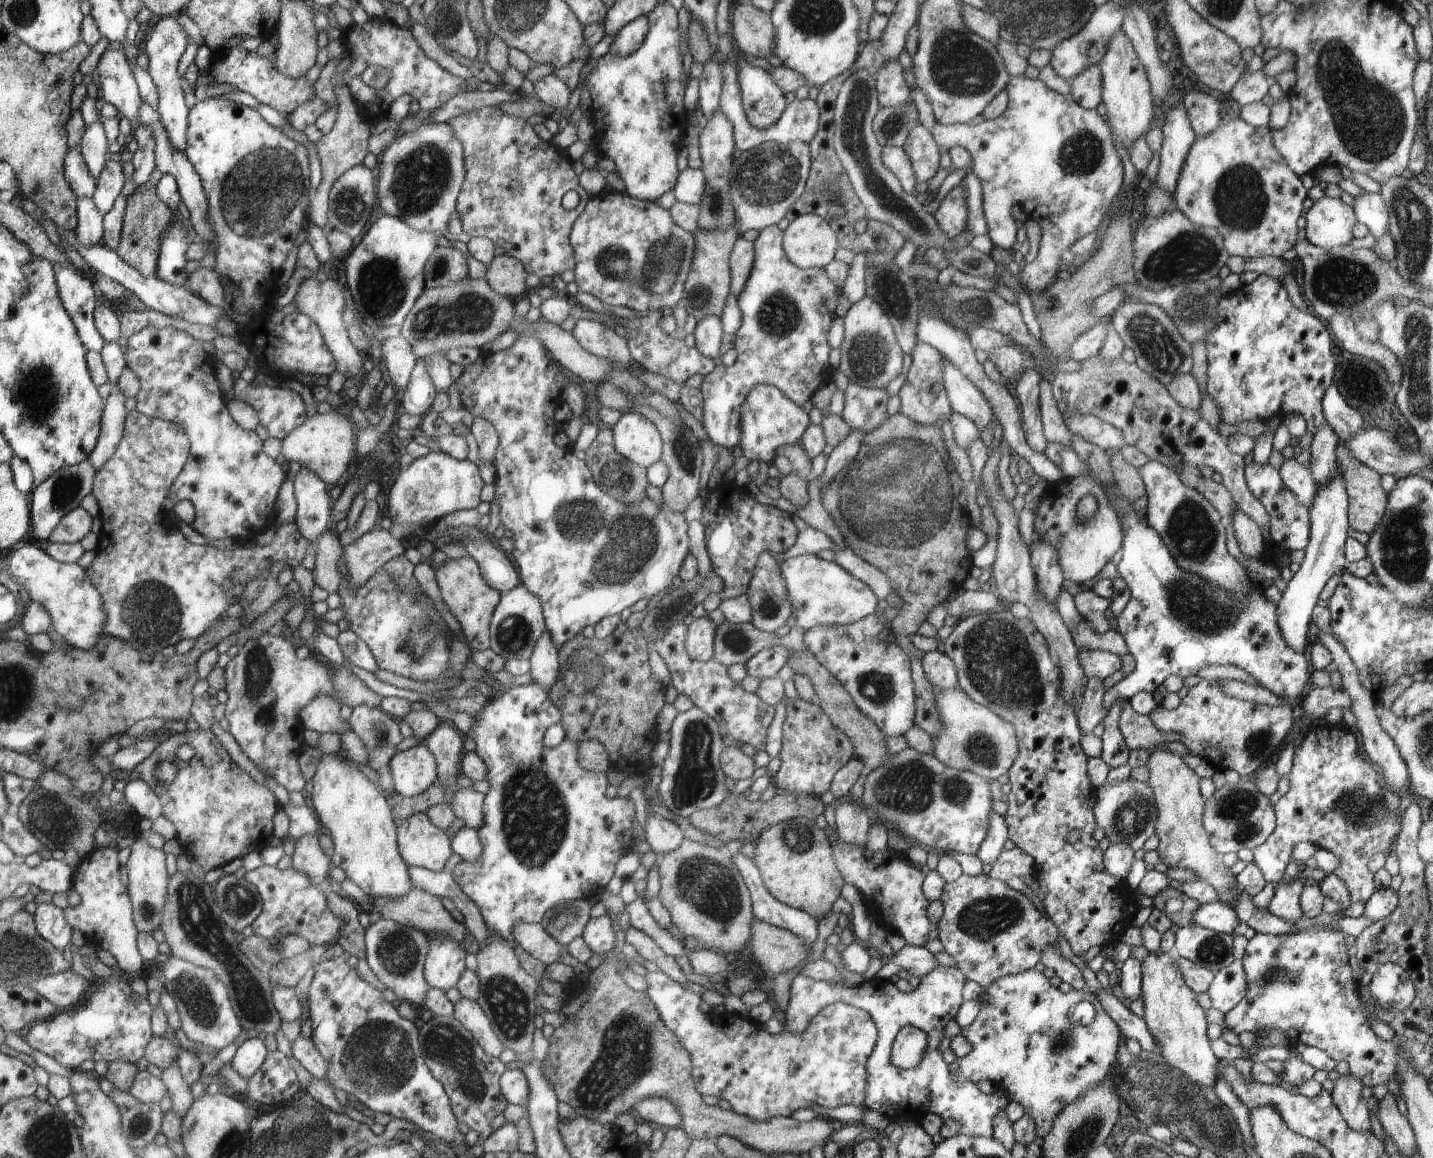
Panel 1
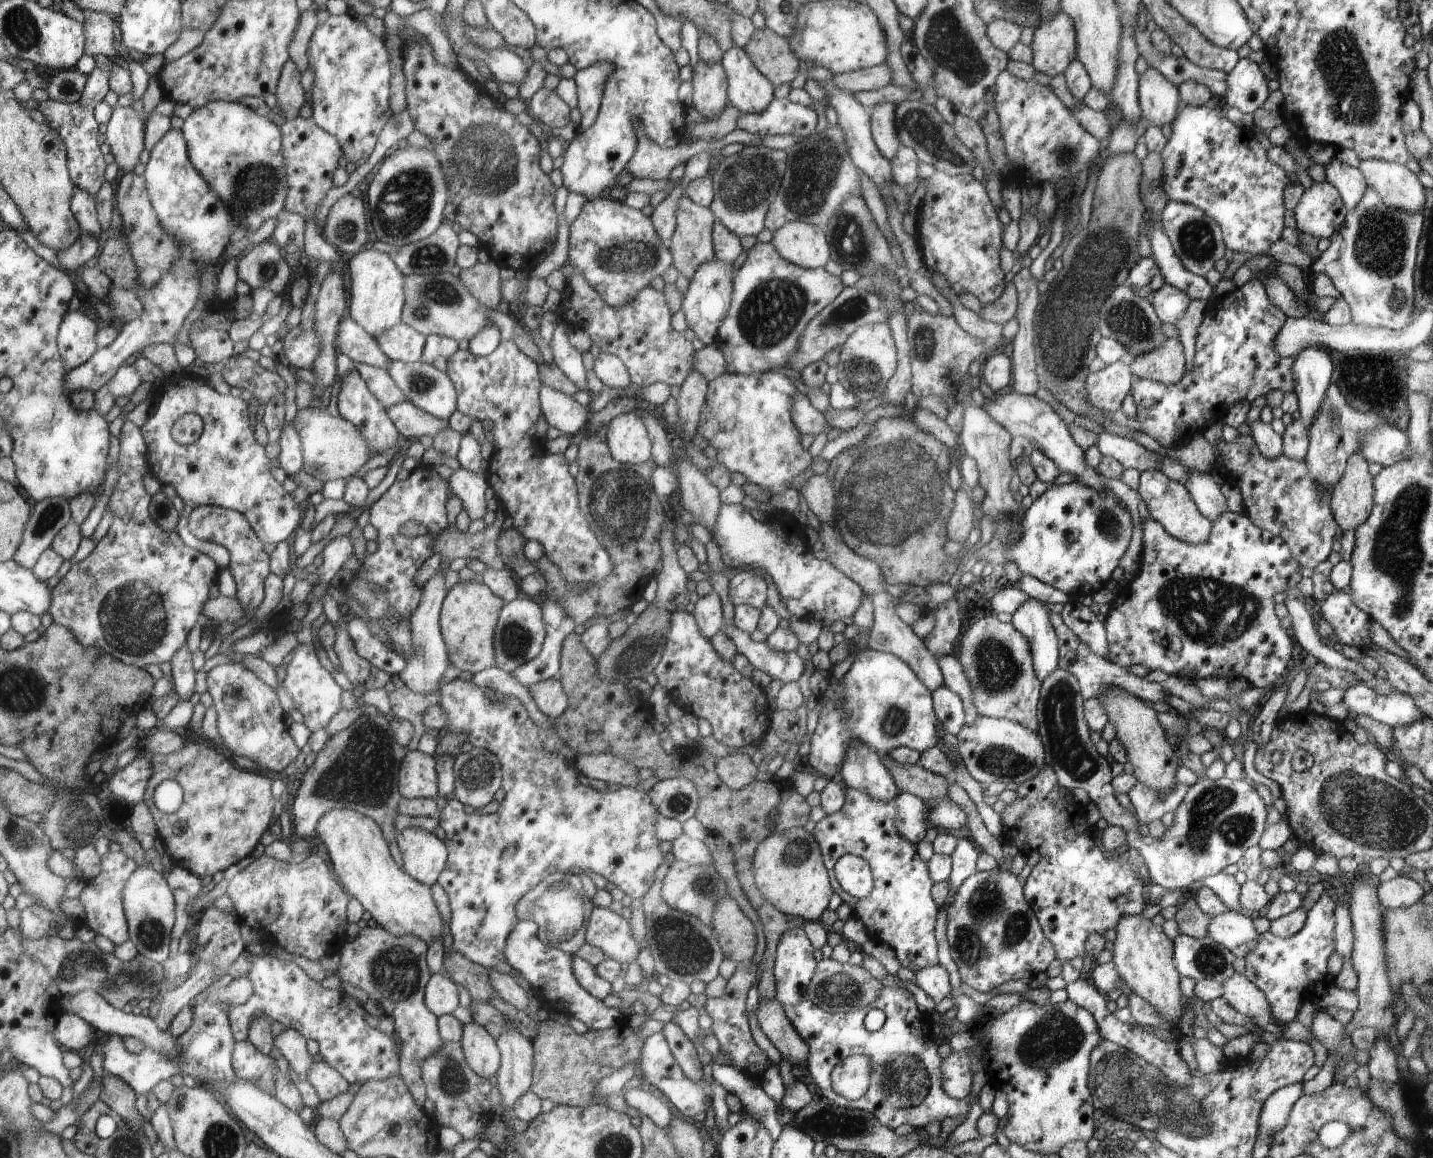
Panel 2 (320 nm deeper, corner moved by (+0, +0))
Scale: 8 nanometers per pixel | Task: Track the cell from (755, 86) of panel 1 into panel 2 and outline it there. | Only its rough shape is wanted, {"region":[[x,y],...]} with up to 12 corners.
{"region":[[743,47],[730,48],[720,64],[730,84],[729,105],[760,114],[776,87]]}

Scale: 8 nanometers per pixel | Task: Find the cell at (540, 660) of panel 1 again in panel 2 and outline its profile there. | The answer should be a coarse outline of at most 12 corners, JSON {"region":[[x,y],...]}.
{"region":[[558,677],[530,684],[536,706],[550,722],[568,708]]}

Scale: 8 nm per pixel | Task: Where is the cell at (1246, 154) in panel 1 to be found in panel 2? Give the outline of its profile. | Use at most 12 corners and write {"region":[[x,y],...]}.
{"region":[[1183,106],[1162,189],[1265,255],[1286,170],[1223,106]]}

